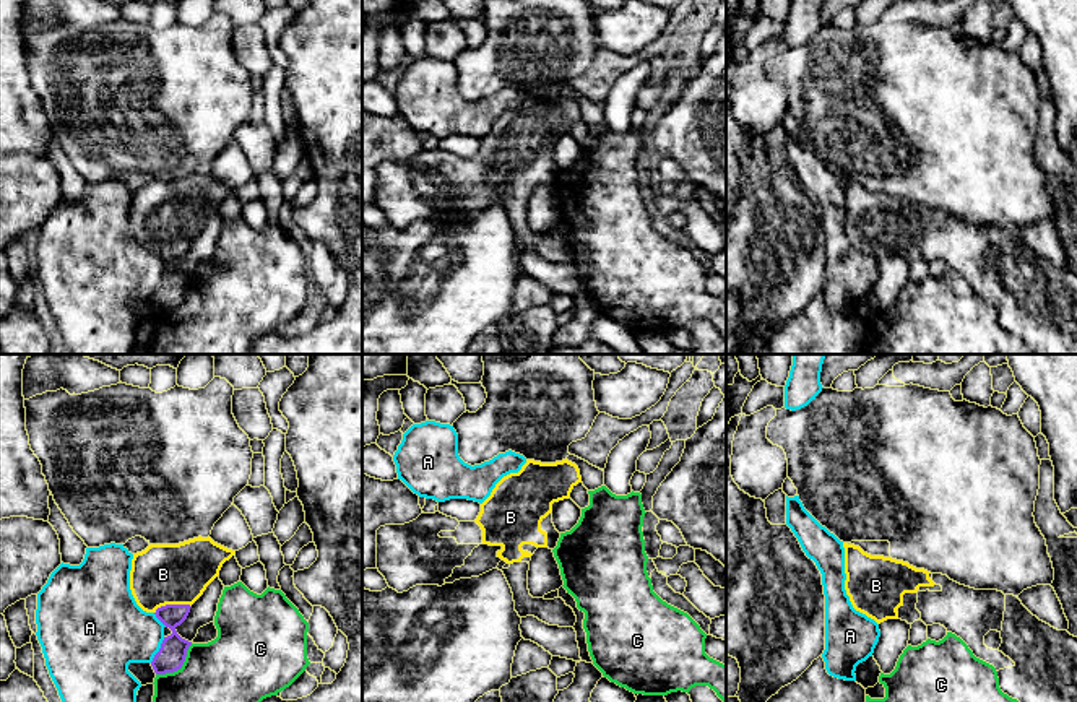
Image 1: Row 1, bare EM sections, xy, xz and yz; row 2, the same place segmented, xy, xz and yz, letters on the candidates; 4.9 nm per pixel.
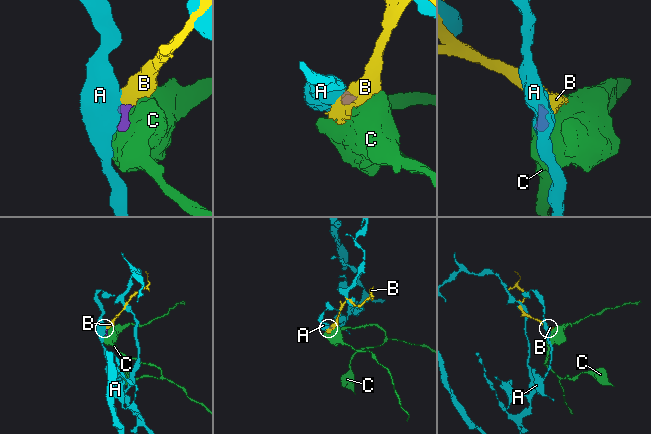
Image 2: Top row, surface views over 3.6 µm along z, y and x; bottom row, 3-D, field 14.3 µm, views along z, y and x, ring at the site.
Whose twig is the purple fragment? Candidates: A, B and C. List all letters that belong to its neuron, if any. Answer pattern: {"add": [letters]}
{"add": ["B"]}

